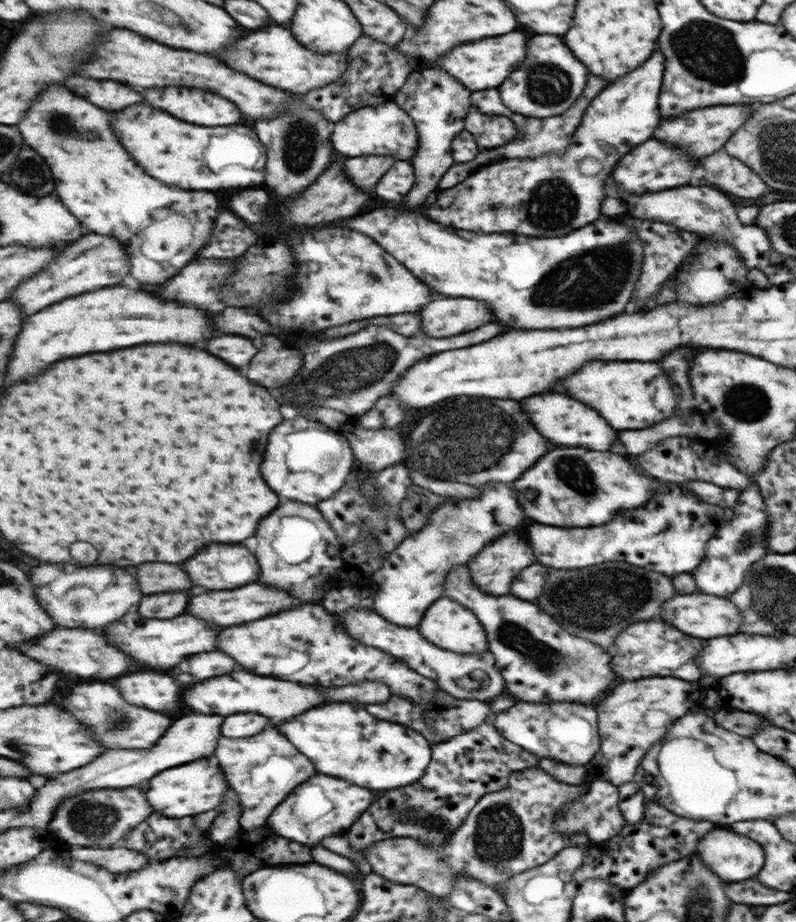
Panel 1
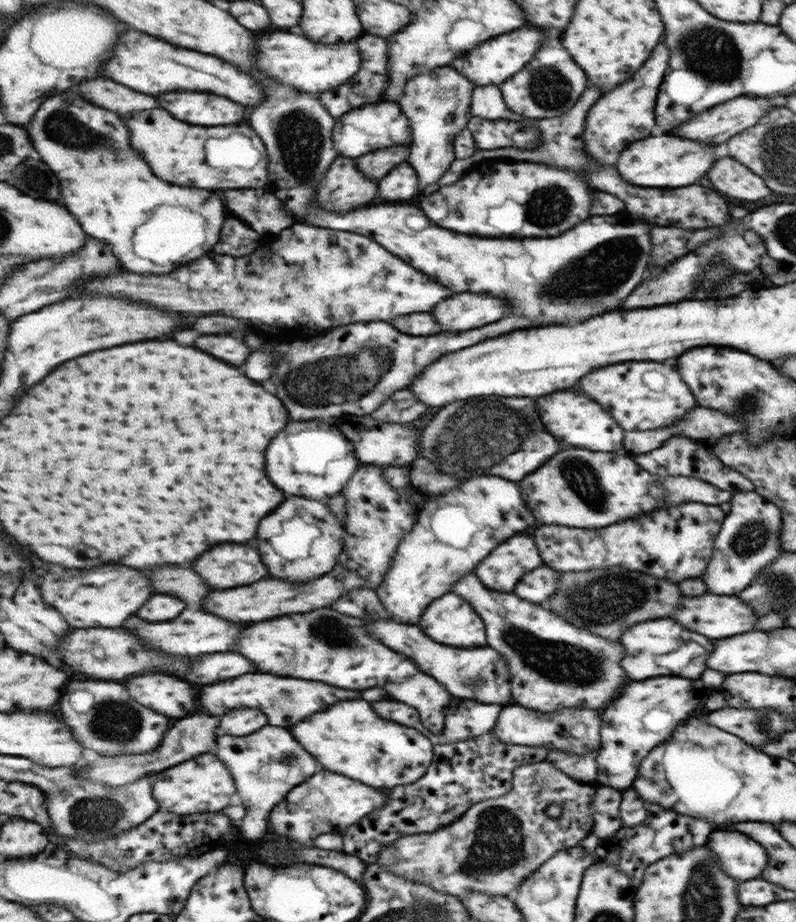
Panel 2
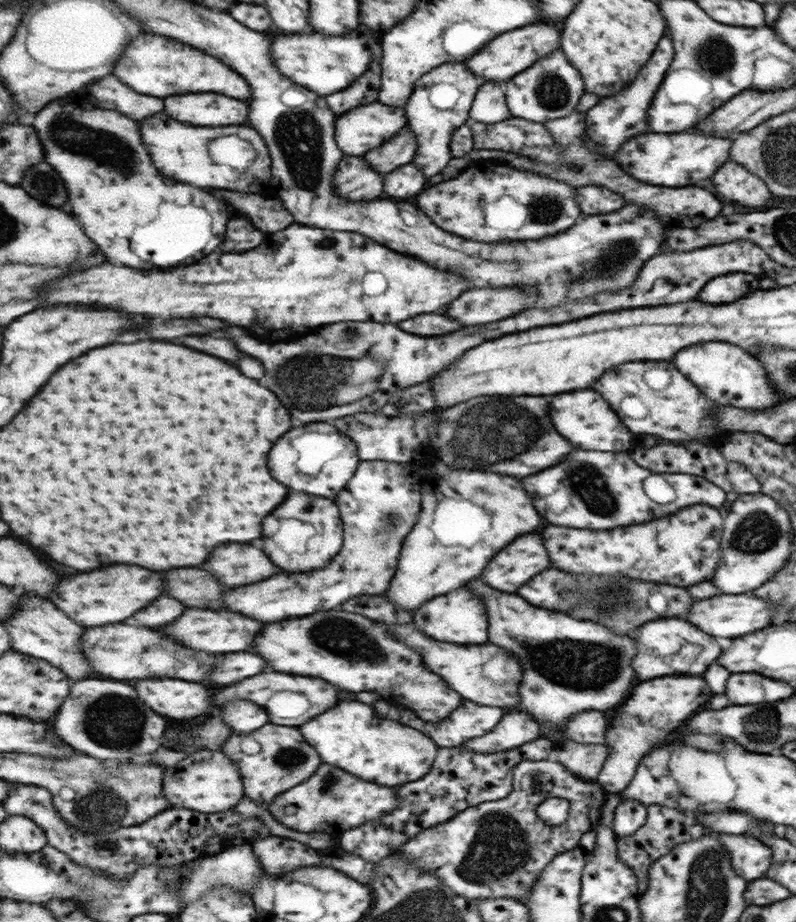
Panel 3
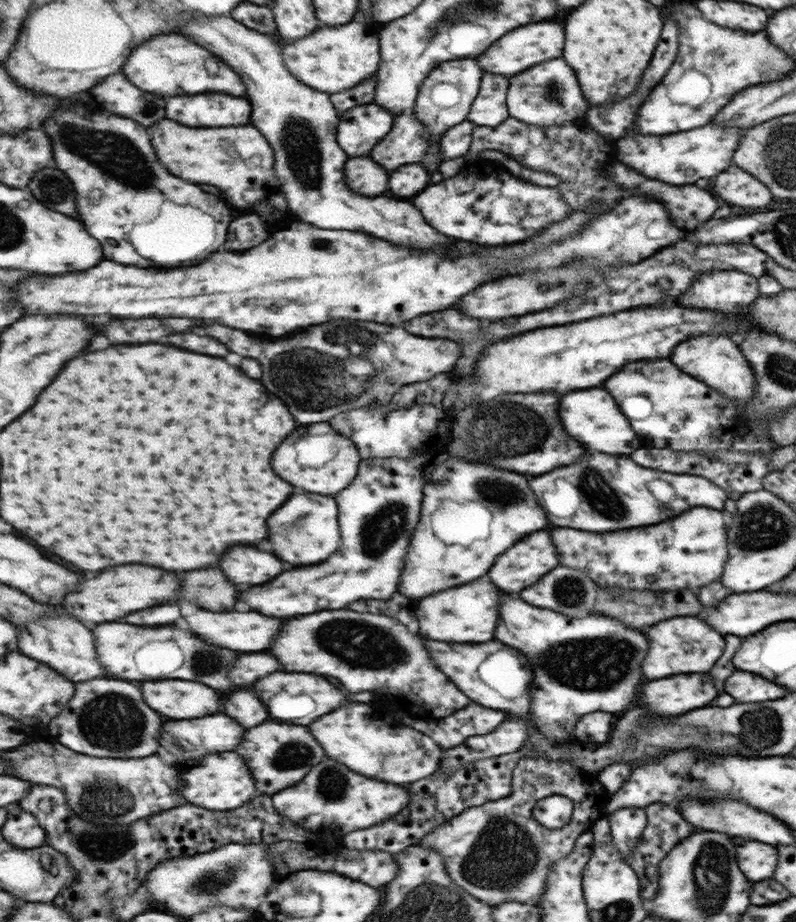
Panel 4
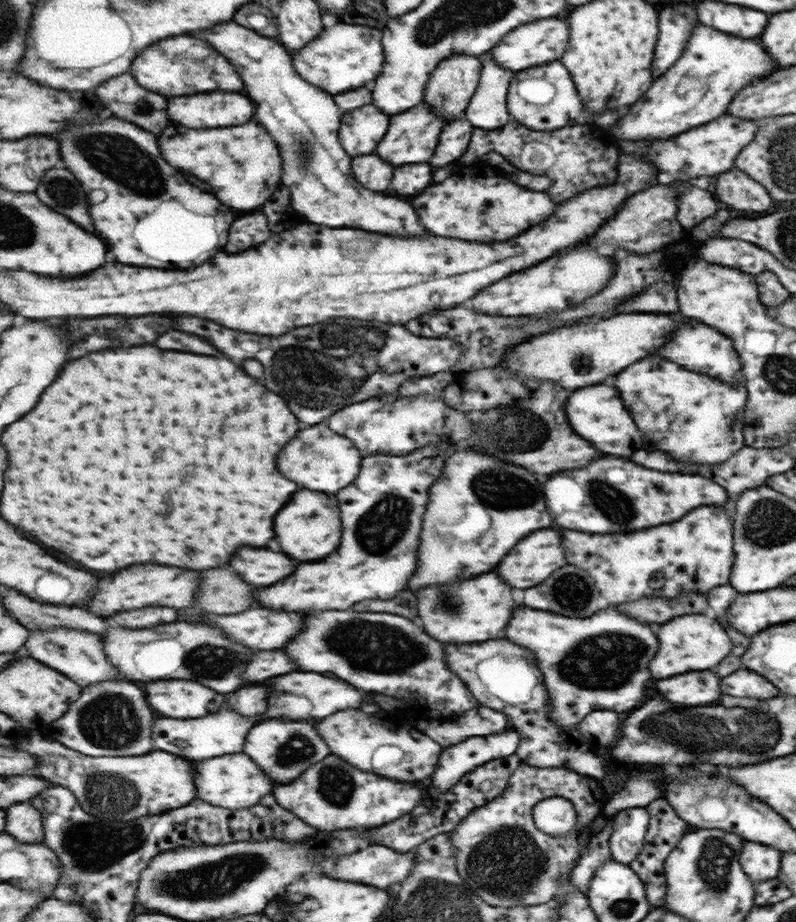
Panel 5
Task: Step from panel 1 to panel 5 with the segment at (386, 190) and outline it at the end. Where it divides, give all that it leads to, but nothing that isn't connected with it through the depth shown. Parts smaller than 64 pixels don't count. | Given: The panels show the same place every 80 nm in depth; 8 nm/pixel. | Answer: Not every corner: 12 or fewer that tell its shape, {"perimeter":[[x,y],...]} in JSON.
{"perimeter":[[430,163],[395,170],[397,194],[420,194],[434,182]]}

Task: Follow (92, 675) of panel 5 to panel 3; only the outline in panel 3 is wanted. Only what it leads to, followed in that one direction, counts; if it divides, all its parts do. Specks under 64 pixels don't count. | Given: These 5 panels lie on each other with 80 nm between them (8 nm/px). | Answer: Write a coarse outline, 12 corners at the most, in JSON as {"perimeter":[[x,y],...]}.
{"perimeter":[[31,592],[7,620],[13,648],[71,678],[94,668],[79,648],[85,628]]}

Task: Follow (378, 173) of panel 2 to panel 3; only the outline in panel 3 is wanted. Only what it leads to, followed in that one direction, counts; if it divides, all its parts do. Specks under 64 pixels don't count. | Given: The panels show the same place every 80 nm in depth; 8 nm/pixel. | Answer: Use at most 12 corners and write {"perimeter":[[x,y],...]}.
{"perimeter":[[407,127],[363,158],[386,174],[413,163],[418,136]]}

